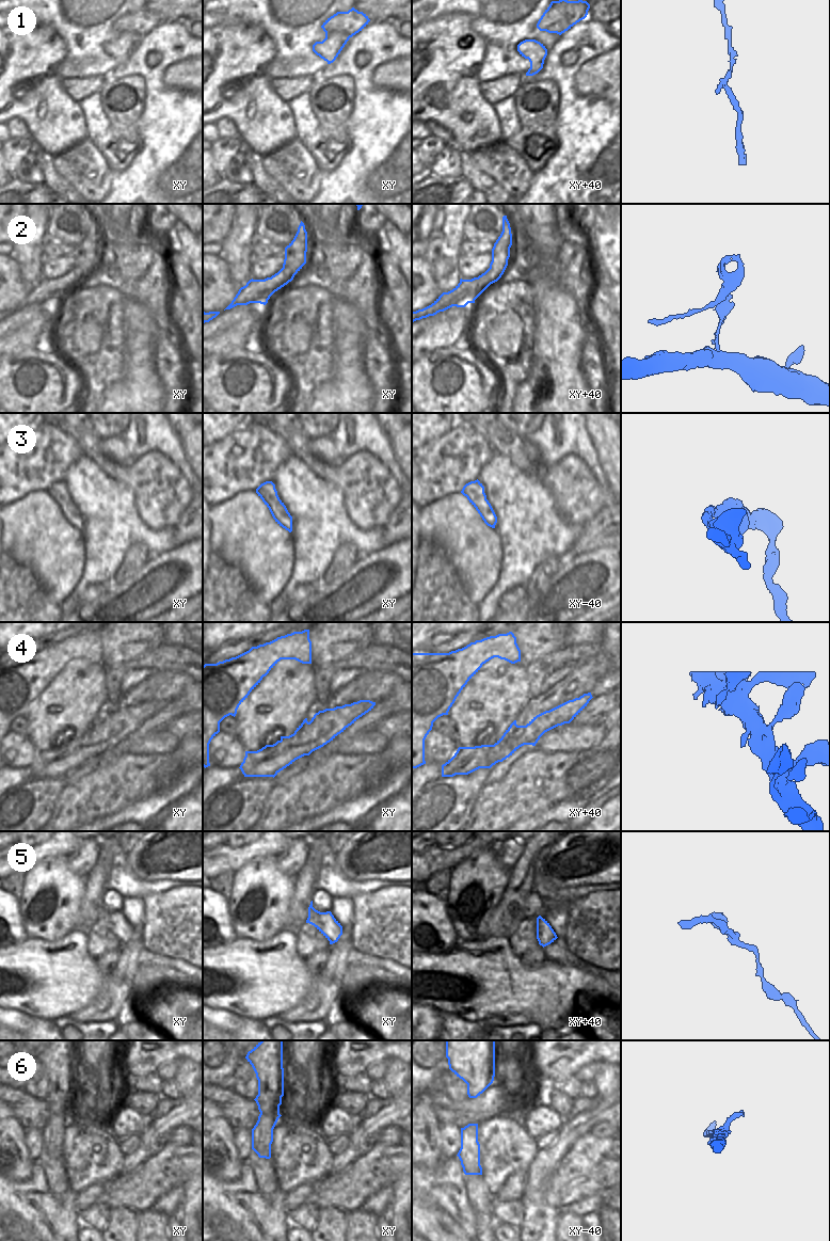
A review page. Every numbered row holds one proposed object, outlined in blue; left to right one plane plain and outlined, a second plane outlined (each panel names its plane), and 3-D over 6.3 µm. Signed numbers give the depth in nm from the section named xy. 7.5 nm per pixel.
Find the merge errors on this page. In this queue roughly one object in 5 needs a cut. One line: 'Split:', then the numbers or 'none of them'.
Split: 1, 4

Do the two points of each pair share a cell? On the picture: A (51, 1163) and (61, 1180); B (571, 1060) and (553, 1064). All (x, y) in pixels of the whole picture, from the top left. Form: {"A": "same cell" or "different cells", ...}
{"A": "same cell", "B": "same cell"}

